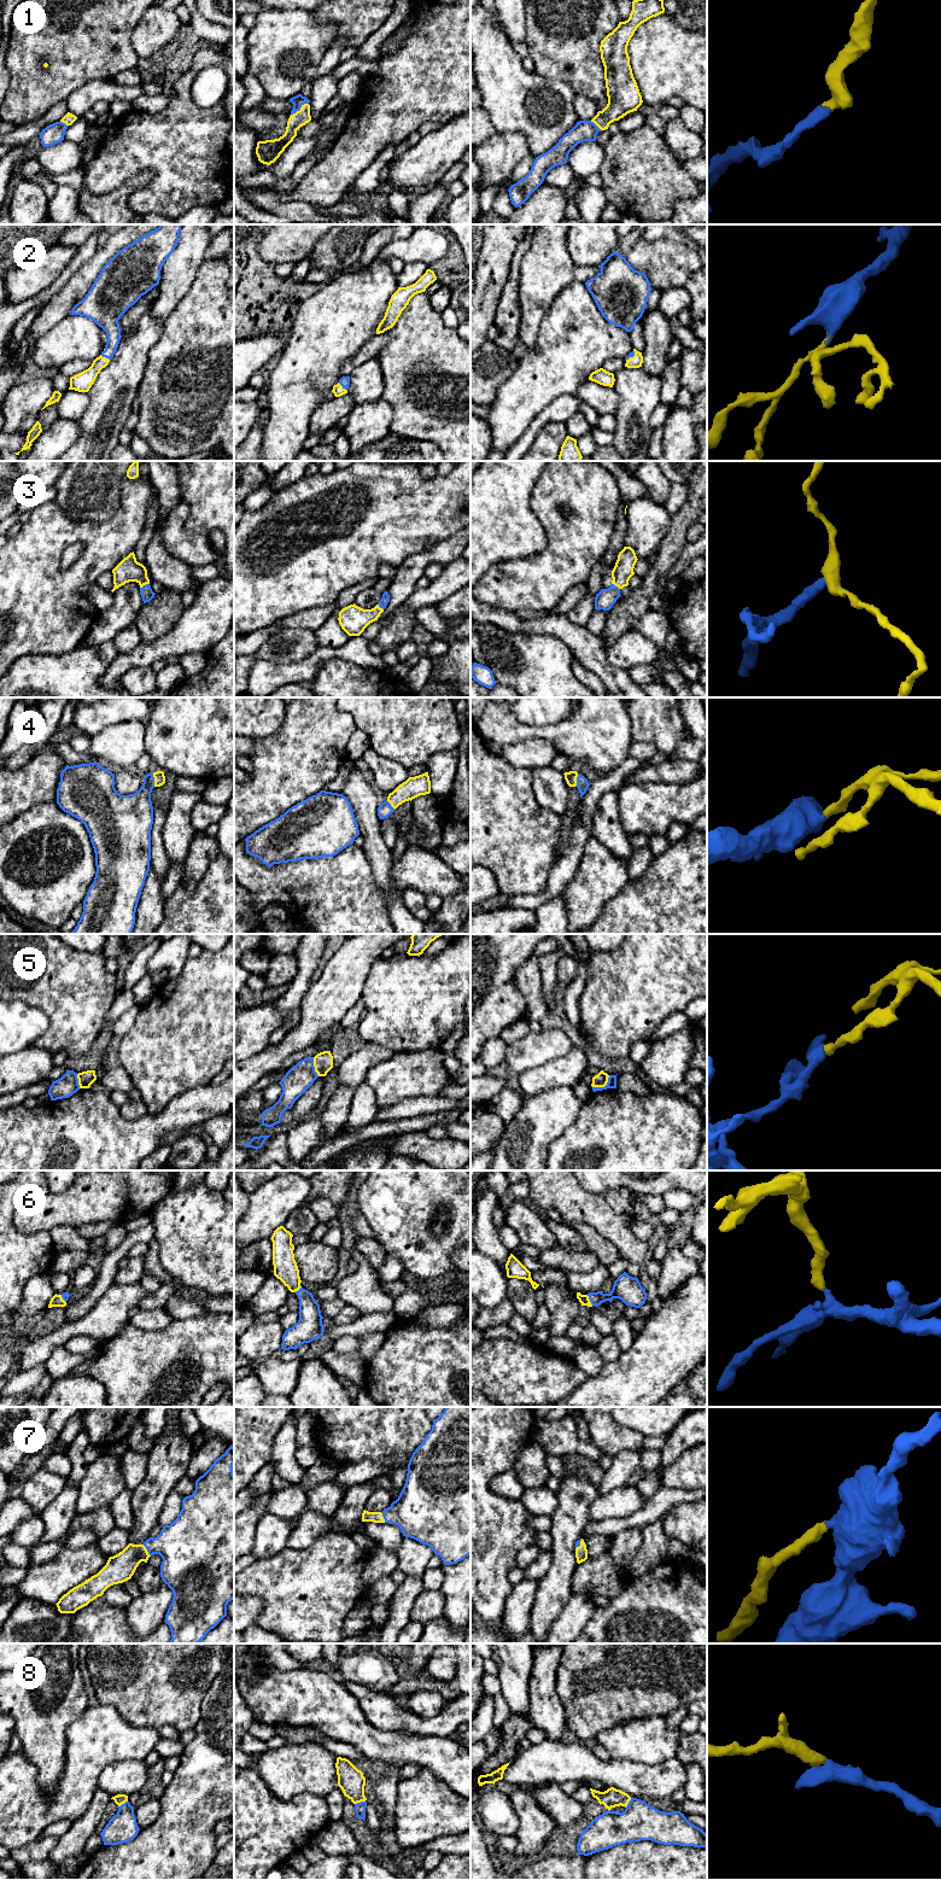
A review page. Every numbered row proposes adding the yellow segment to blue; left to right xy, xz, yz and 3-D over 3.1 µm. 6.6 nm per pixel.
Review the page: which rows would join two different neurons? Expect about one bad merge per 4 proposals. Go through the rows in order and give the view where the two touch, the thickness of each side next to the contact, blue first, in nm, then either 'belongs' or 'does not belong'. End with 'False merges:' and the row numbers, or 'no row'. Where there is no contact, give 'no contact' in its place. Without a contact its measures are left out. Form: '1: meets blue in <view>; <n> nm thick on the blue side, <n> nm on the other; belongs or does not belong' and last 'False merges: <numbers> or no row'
1: meets blue in xz; 80 nm thick on the blue side, 100 nm on the other; belongs
2: meets blue in xz; 70 nm thick on the blue side, 70 nm on the other; belongs
3: meets blue in xy; 90 nm thick on the blue side, 160 nm on the other; belongs
4: meets blue in xy; 240 nm thick on the blue side, 80 nm on the other; belongs
5: meets blue in yz; 60 nm thick on the blue side, 90 nm on the other; does not belong
6: meets blue in yz; 160 nm thick on the blue side, 70 nm on the other; belongs
7: meets blue in xy; 340 nm thick on the blue side, 190 nm on the other; belongs
8: meets blue in xz; 80 nm thick on the blue side, 170 nm on the other; belongs
False merges: 5

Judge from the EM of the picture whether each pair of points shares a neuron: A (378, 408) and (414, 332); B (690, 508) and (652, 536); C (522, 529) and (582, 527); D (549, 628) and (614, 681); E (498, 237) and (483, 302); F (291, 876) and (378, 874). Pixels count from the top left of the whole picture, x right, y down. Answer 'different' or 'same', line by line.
A: different
B: different
C: different
D: same
E: same
F: different

